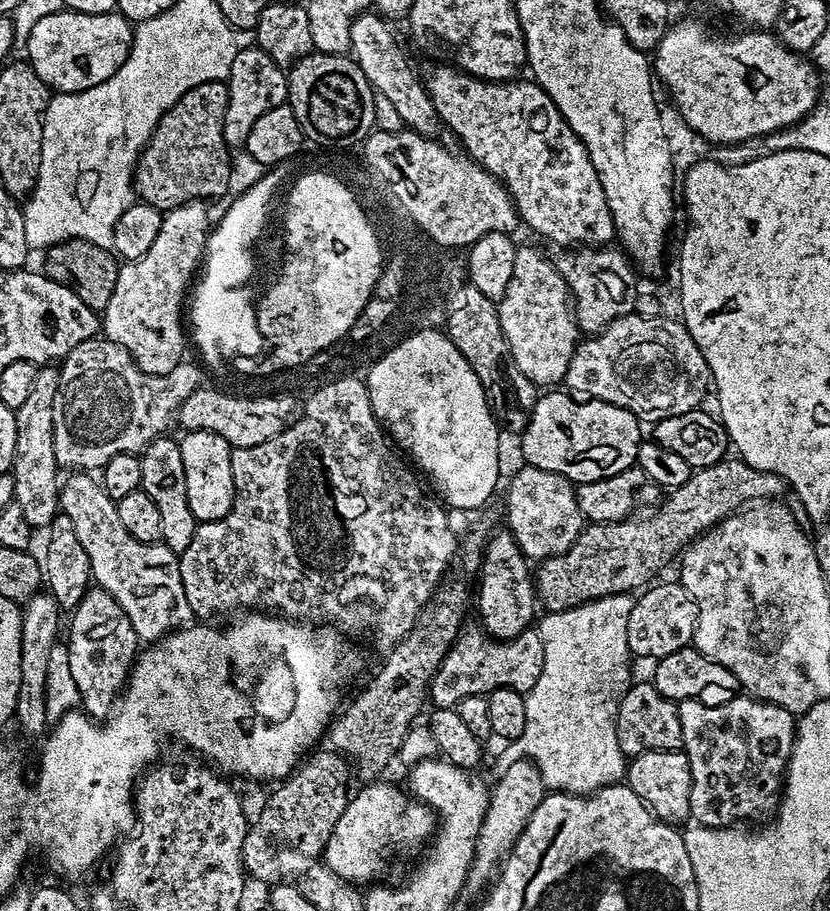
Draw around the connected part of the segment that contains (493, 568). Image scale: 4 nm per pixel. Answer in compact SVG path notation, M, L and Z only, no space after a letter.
M501 530L492 536L492 541L484 548L484 561L480 564L480 620L483 631L494 640L512 640L518 634L529 631L537 619L538 597L534 585L534 572L528 557L522 554L518 542L511 532Z

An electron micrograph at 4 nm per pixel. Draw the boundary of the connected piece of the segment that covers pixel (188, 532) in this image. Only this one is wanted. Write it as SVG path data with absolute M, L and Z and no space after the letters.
M161 434L145 446L140 456L142 466L141 489L158 506L158 514L162 518L160 540L174 553L182 553L190 546L190 538L194 538L194 530L198 521L190 510L190 502L186 498L186 466L182 466L182 450L179 443L171 440L168 434Z

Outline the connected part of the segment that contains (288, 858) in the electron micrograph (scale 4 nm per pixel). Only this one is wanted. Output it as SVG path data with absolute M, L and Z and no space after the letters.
M318 748L309 753L296 771L285 777L275 787L277 789L269 796L266 807L261 810L257 820L249 825L242 854L245 873L251 879L253 877L264 882L266 886L285 883L302 875L313 862L321 857L334 826L338 824L338 819L345 812L345 806L349 802L350 776L352 778L352 764L346 756L330 748L322 749Z

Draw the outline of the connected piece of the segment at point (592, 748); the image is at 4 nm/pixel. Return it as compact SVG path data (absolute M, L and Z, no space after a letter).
M623 592L617 596L604 596L600 600L591 600L589 604L580 604L576 608L568 608L565 612L548 612L541 615L538 620L538 631L545 646L545 664L542 666L541 677L534 687L524 697L526 702L526 730L520 737L503 745L504 753L497 758L497 769L503 770L515 760L531 760L542 774L542 782L545 789L552 792L568 792L572 796L587 796L595 794L599 788L606 788L610 784L621 783L626 776L626 757L618 746L618 734L616 733L616 708L618 698L623 696L630 687L633 679L632 672L628 669L628 663L634 660L632 652L628 648L628 619L630 610L634 610L636 596Z

